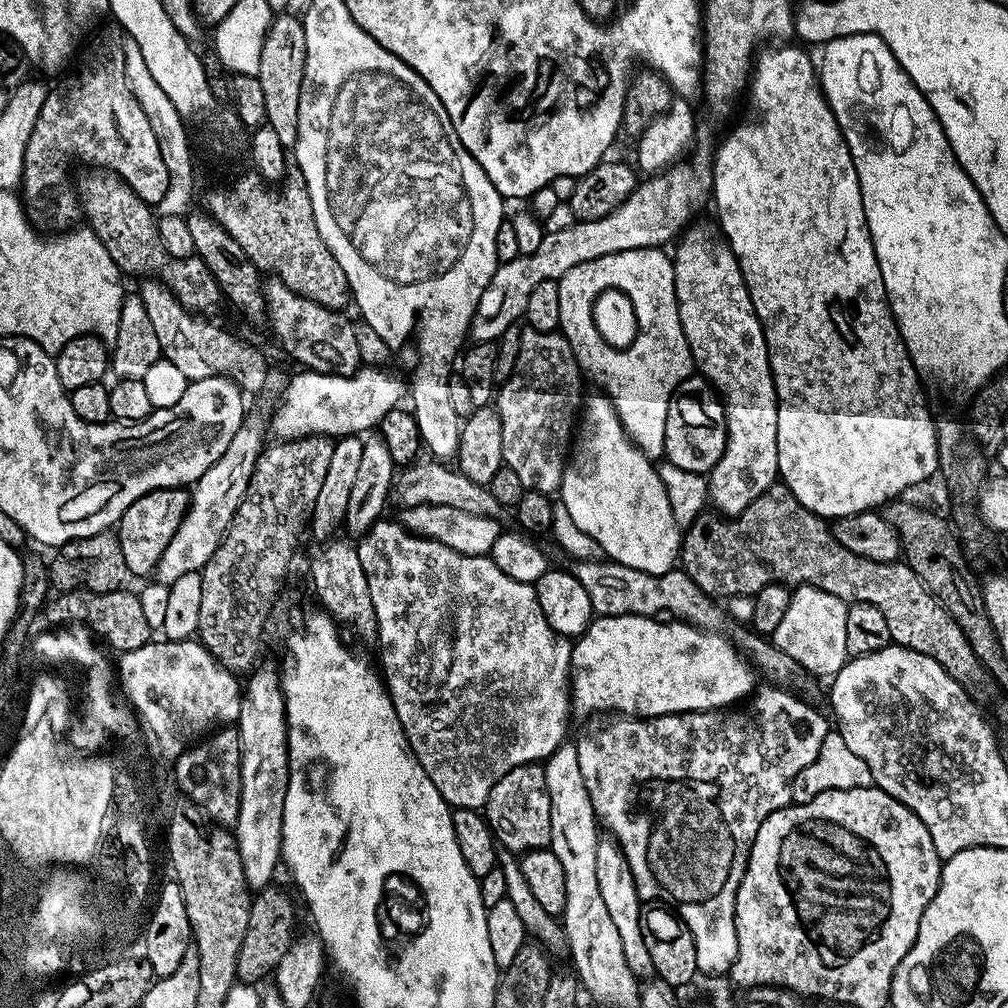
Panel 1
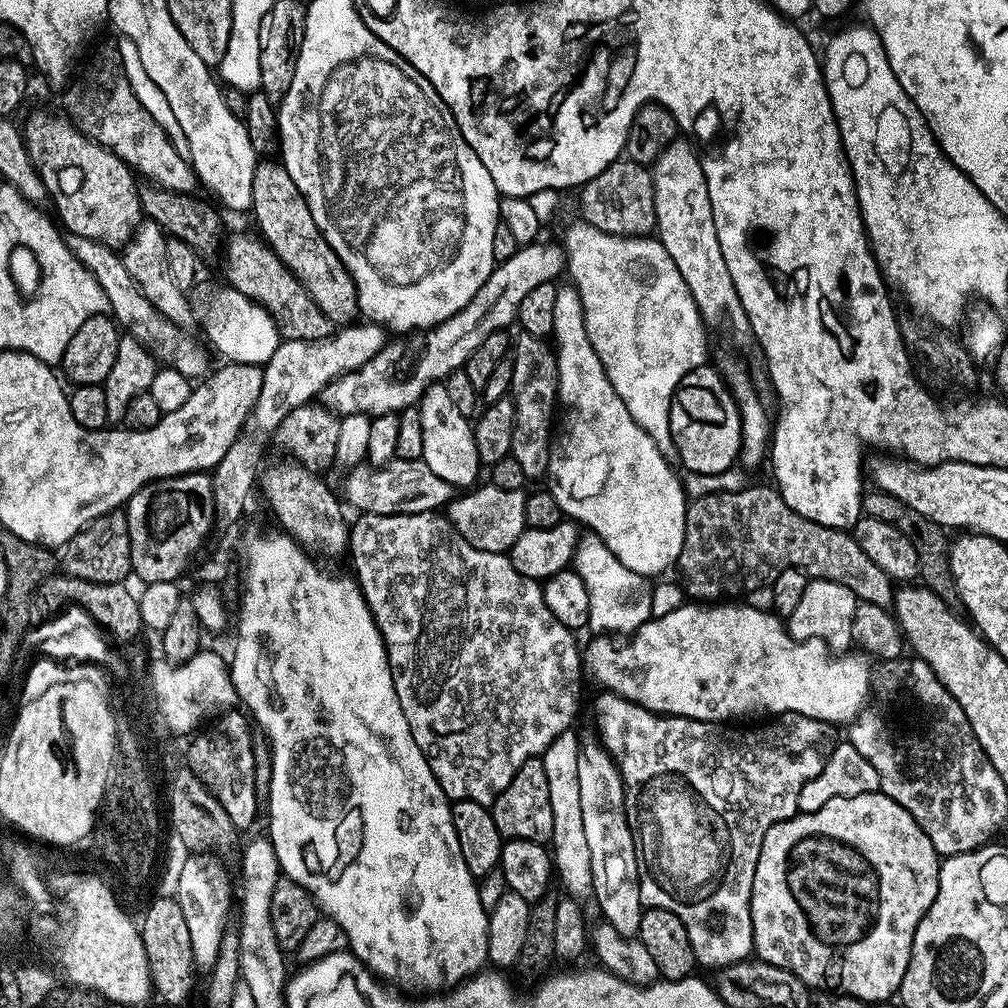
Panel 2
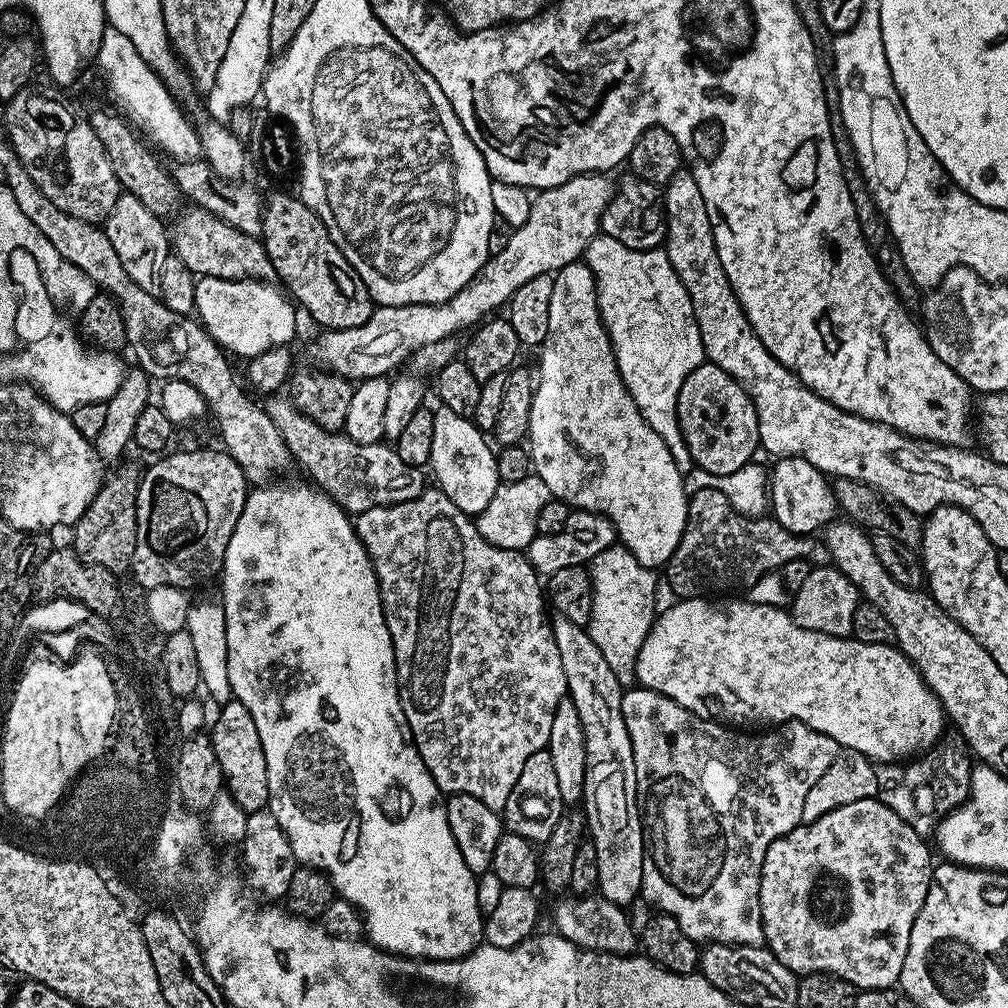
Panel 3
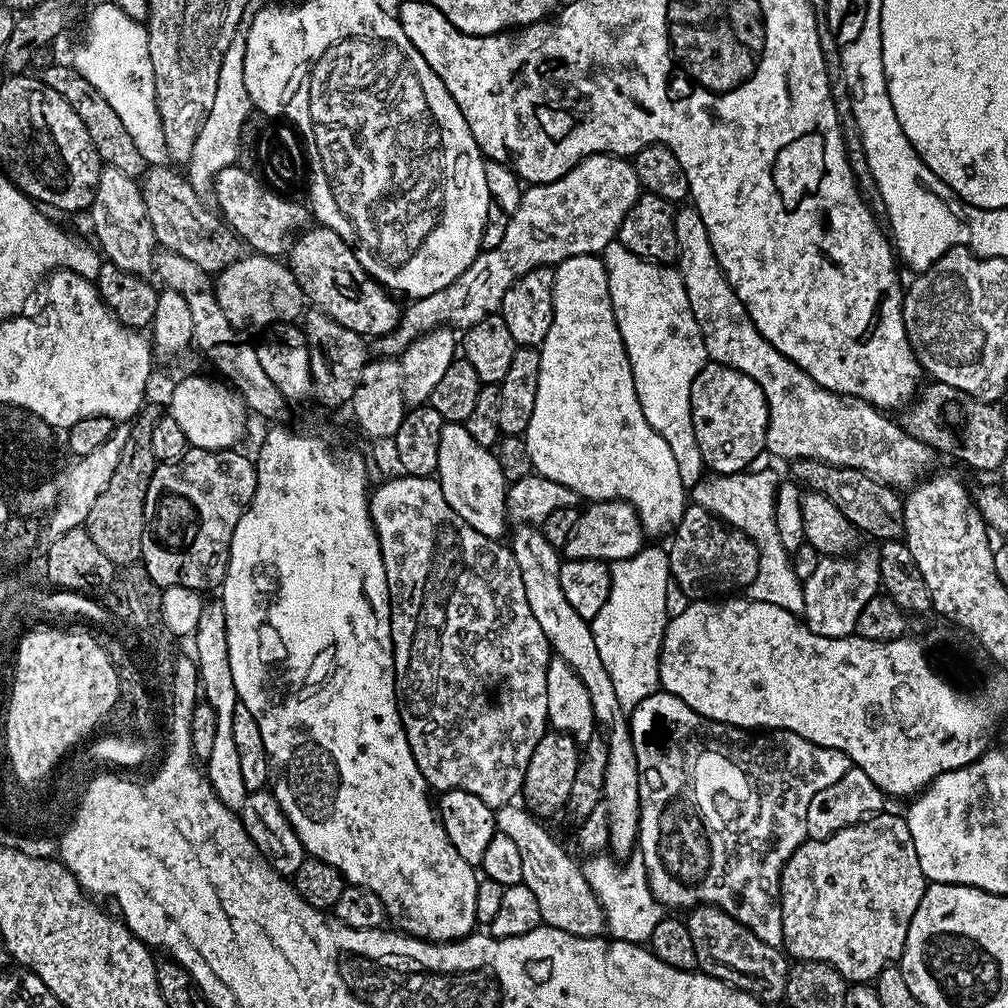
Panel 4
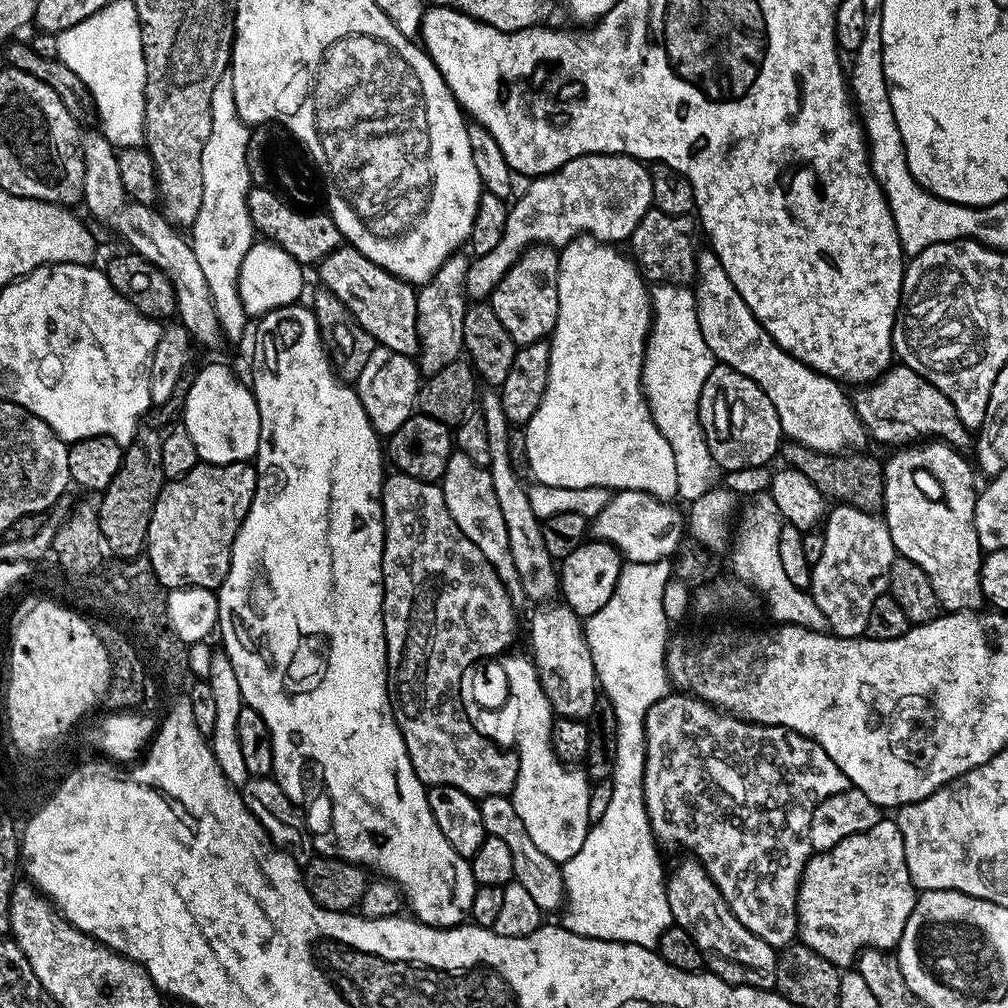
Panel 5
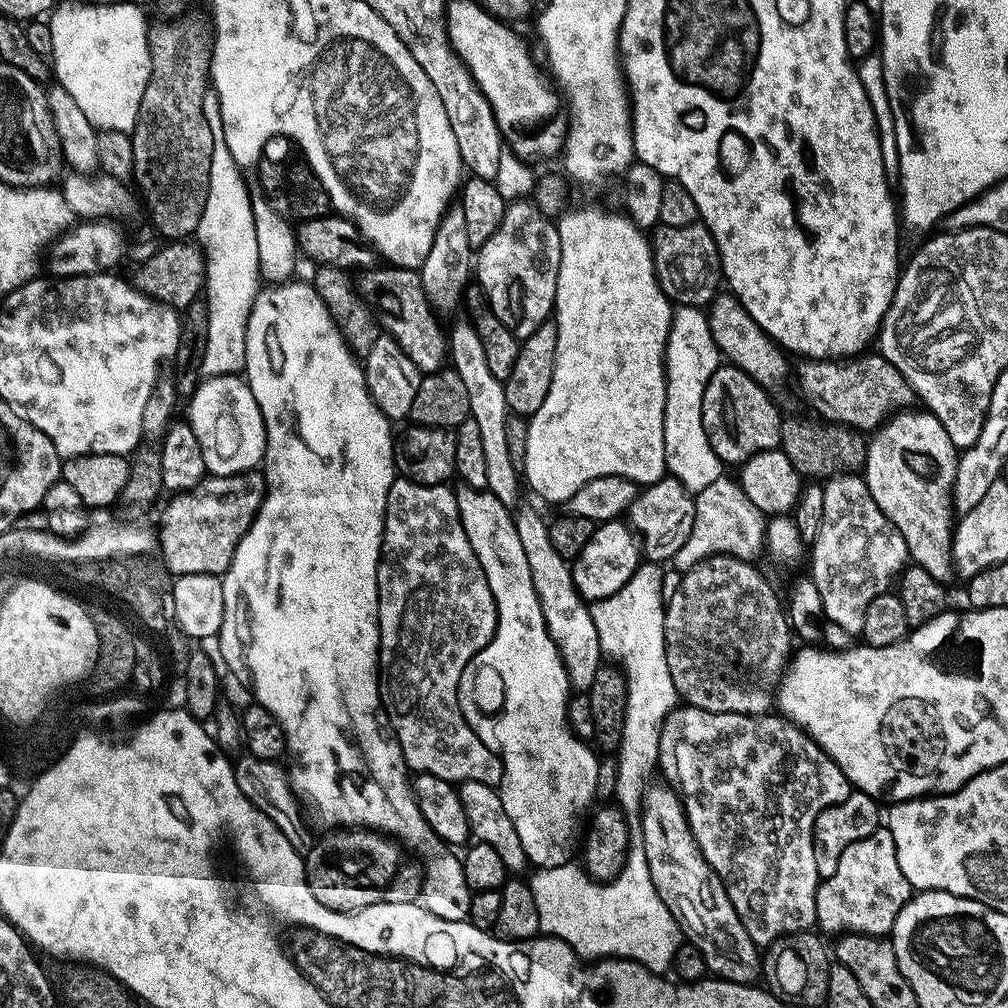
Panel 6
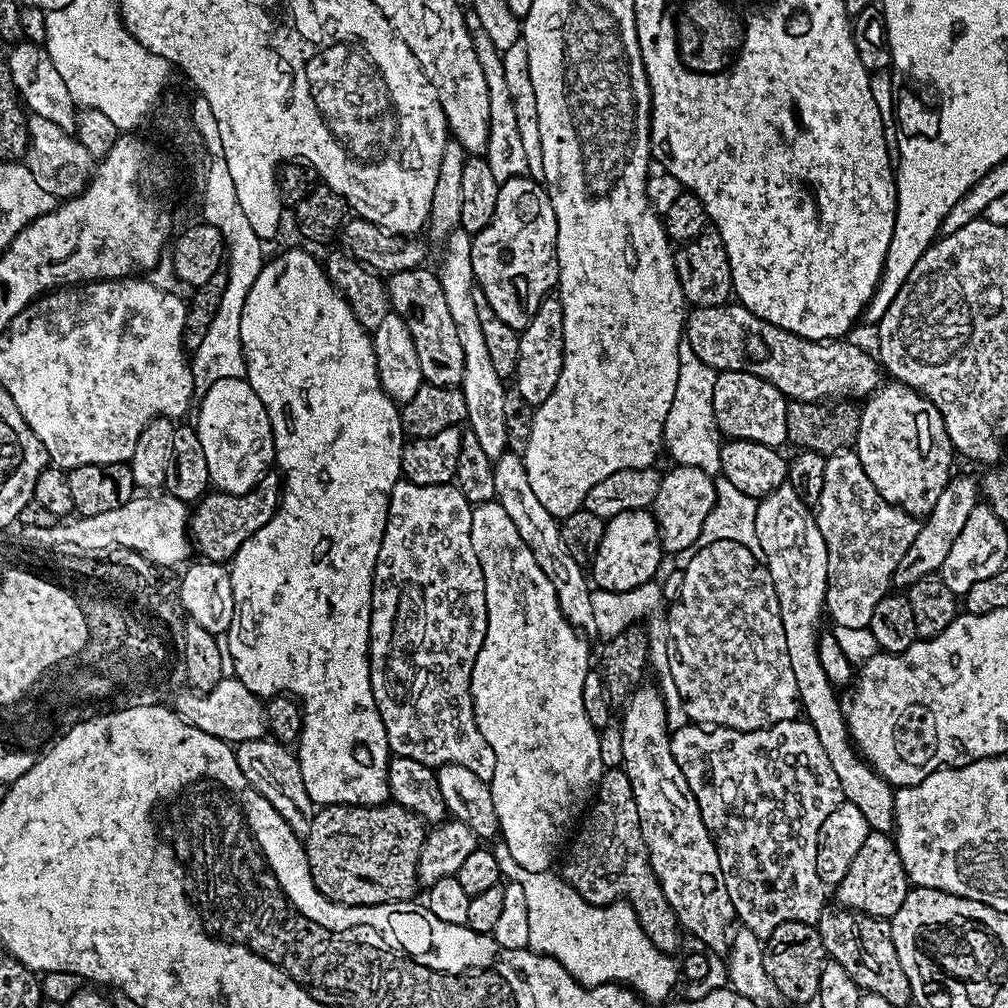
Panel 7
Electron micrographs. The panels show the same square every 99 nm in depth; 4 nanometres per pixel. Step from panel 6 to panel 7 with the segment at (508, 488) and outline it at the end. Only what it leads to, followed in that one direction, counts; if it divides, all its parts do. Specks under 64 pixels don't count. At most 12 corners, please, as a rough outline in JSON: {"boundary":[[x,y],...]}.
{"boundary":[[447,236],[438,275],[462,341],[466,428],[494,462],[508,451],[506,384],[478,310],[472,237]]}

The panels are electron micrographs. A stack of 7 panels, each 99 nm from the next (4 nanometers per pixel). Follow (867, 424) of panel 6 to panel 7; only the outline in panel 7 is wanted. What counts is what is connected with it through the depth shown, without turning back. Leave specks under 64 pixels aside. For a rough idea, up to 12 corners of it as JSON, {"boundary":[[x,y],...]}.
{"boundary":[[739,302],[692,308],[686,342],[717,373],[789,401],[863,402],[882,365]]}

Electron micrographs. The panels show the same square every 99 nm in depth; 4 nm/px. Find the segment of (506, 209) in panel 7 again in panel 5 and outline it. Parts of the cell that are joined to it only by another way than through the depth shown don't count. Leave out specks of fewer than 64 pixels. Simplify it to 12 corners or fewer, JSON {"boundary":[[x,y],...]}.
{"boundary":[[527,248],[490,297],[517,346],[558,322],[560,254]]}

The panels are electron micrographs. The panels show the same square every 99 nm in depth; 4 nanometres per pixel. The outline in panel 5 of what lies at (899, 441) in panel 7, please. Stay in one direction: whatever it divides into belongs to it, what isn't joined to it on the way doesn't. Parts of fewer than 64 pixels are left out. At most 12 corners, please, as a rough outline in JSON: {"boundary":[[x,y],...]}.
{"boundary":[[943,442],[901,447],[882,519],[944,610],[976,610],[978,483]]}

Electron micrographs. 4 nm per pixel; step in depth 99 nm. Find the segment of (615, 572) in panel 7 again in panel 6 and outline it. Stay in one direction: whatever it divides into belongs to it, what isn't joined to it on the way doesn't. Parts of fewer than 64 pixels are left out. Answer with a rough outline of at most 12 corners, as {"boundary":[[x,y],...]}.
{"boundary":[[623,519],[596,524],[571,561],[580,597],[618,594],[642,563]]}

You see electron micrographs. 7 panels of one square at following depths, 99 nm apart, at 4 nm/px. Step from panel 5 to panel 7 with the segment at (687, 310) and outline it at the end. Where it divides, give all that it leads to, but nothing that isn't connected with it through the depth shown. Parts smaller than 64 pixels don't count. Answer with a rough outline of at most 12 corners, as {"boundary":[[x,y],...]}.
{"boundary":[[687,342],[666,414],[671,463],[720,472],[715,368]]}

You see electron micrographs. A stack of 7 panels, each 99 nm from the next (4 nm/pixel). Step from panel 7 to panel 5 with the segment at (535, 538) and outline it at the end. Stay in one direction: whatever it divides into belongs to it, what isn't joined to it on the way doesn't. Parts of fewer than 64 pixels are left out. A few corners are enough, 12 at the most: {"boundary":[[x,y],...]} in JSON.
{"boundary":[[532,616],[531,659],[556,716],[587,721],[598,695],[581,617]]}

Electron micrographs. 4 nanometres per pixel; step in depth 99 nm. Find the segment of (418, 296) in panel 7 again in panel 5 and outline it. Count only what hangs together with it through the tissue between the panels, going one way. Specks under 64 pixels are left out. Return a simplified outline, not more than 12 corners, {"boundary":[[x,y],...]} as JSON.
{"boundary":[[351,246],[319,283],[381,348],[420,350],[417,289]]}

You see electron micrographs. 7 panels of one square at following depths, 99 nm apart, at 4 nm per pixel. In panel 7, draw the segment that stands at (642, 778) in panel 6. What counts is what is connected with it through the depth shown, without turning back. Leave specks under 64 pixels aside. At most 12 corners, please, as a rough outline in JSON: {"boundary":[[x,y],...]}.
{"boundary":[[649,582],[593,591],[595,635],[617,636],[648,620],[648,662],[673,721],[684,707],[668,665],[664,592]]}

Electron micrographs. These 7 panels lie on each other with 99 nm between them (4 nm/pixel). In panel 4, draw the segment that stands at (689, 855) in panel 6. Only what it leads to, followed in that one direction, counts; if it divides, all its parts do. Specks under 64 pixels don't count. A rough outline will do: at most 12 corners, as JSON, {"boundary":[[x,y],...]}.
{"boundary":[[721,908],[686,923],[696,968],[772,1006],[790,960]]}

